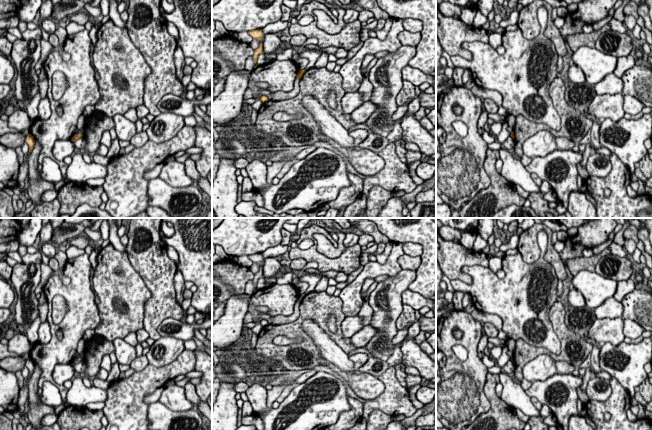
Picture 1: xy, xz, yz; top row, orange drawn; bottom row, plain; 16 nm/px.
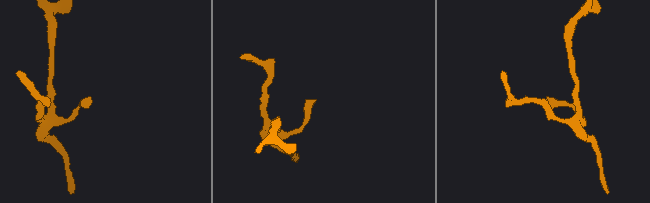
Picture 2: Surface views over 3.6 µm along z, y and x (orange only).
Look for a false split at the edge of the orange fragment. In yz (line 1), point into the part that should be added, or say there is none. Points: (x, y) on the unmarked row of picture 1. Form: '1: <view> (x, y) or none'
1: none

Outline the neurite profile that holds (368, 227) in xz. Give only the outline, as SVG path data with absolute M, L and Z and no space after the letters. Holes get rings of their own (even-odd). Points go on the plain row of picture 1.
M348 218L351 227L357 228L363 231L365 234L369 234L374 238L375 243L389 243L390 239L382 234L377 225L374 222L366 220L364 218Z

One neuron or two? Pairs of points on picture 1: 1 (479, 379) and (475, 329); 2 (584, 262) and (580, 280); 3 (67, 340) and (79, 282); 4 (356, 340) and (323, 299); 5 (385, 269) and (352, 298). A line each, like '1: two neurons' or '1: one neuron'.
1: one neuron
2: two neurons
3: one neuron
4: two neurons
5: one neuron

